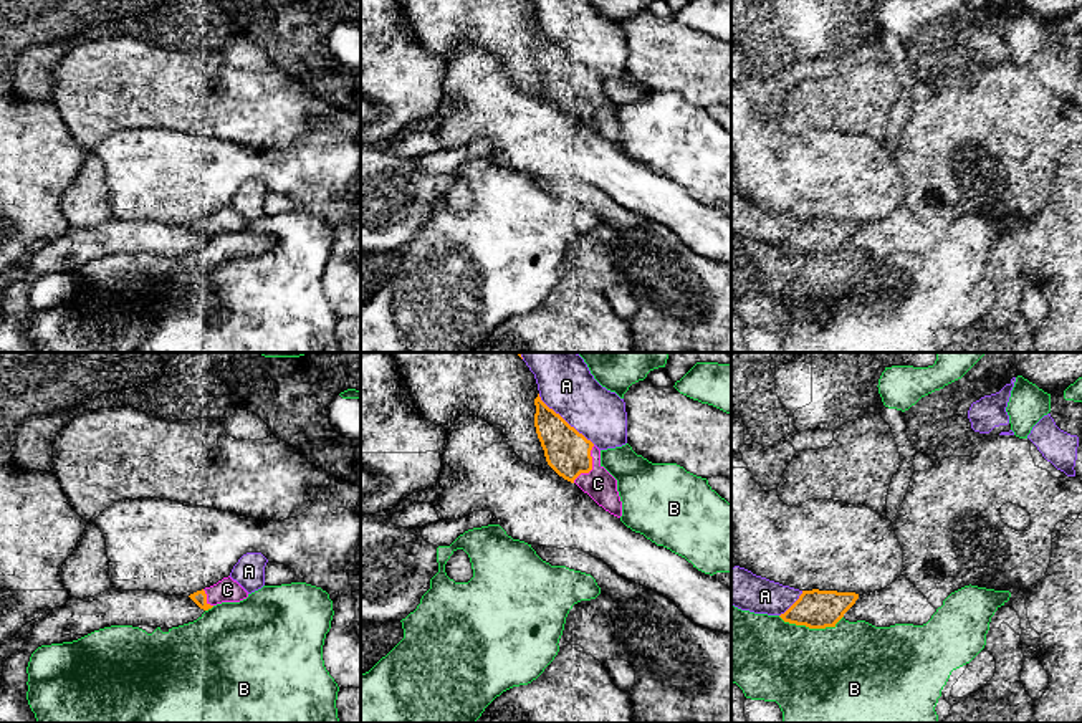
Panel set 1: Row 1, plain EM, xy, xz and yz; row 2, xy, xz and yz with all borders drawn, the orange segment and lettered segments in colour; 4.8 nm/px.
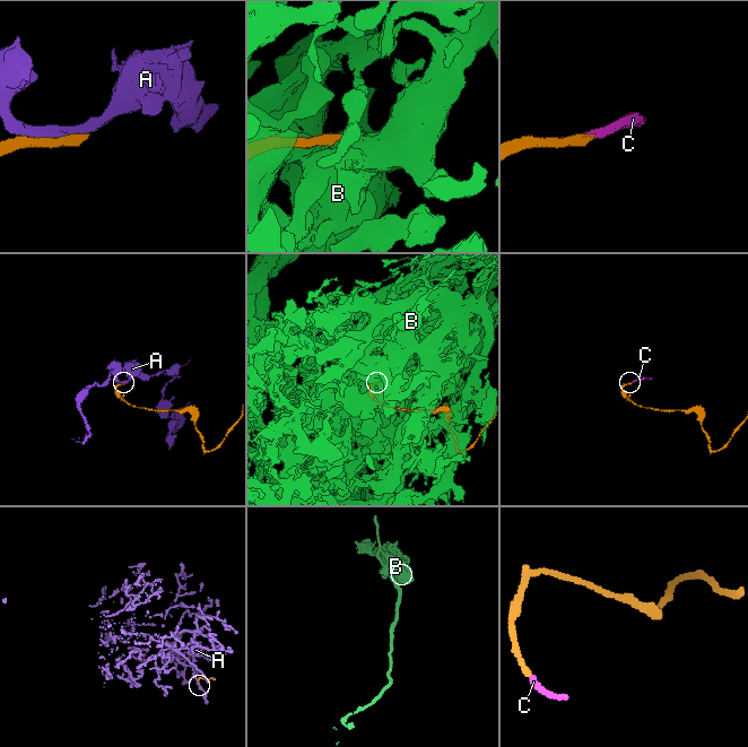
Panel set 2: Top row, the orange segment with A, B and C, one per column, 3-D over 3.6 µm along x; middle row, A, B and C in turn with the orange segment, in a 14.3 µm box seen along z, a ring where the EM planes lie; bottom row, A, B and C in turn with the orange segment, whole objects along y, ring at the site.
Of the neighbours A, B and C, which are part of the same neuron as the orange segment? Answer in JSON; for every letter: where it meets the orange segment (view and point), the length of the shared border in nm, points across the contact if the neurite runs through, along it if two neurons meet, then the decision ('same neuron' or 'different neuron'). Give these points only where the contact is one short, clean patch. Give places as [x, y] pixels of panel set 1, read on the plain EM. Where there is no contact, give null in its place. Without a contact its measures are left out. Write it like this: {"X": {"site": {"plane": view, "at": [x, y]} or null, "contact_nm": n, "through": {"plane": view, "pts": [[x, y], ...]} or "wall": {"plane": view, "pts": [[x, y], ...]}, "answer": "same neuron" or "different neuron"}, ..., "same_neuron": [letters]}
{"A": {"site": {"plane": "xz", "at": [564, 50]}, "contact_nm": 380, "answer": "different neuron"}, "B": {"site": {"plane": "yz", "at": [811, 257]}, "contact_nm": 320, "answer": "different neuron"}, "C": {"site": {"plane": "xz", "at": [591, 96]}, "contact_nm": 220, "answer": "same neuron"}, "same_neuron": ["C"]}

